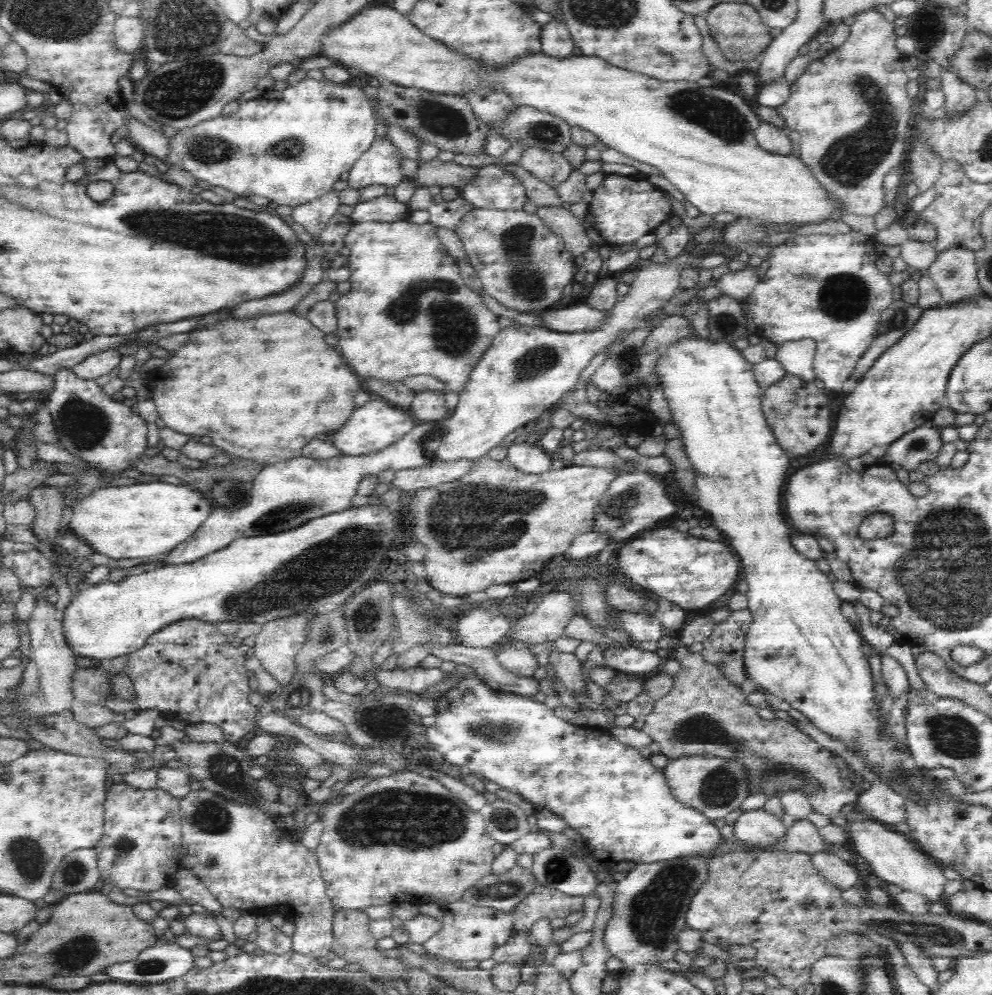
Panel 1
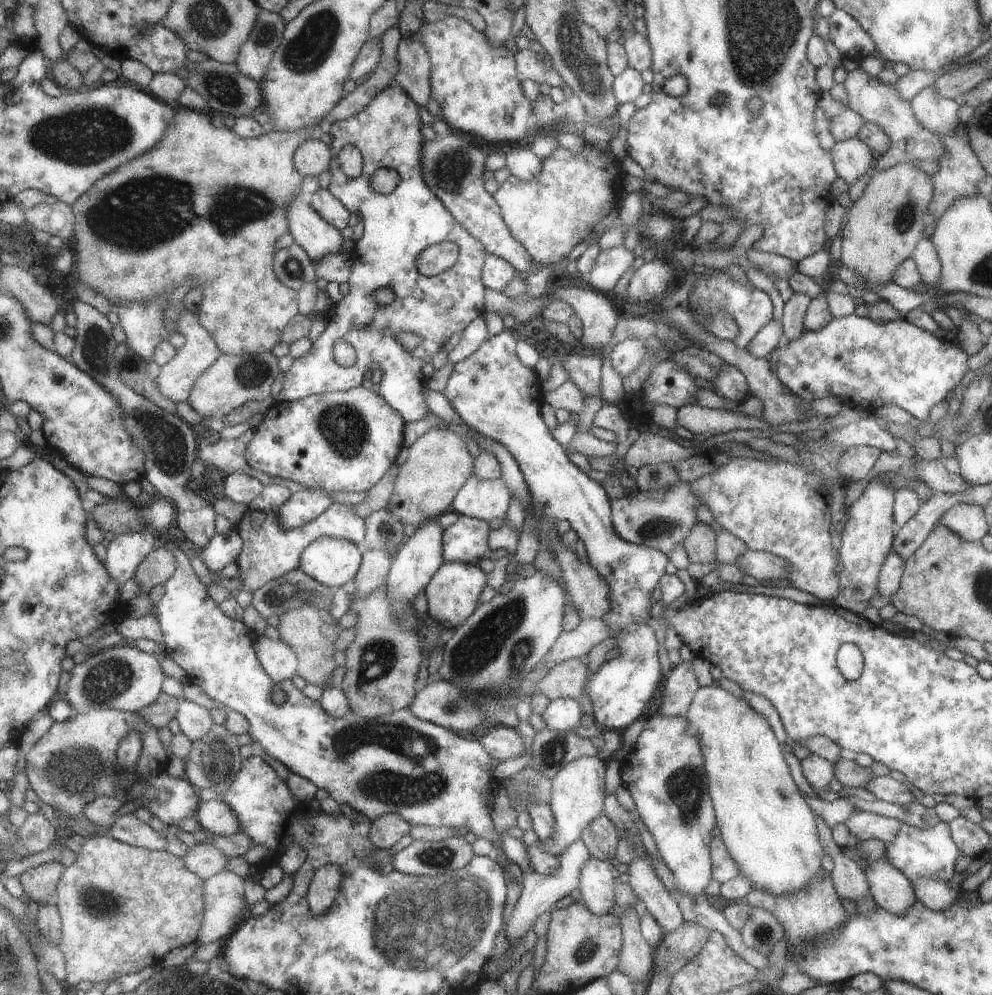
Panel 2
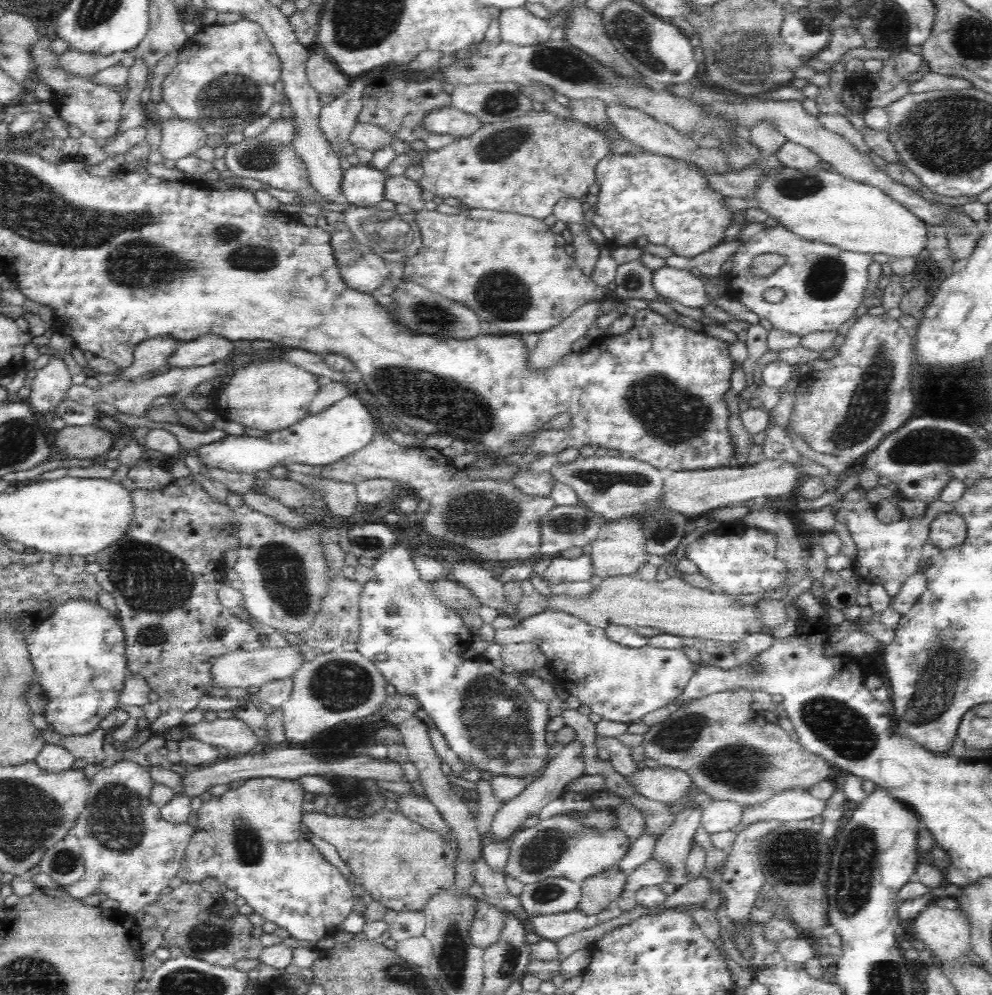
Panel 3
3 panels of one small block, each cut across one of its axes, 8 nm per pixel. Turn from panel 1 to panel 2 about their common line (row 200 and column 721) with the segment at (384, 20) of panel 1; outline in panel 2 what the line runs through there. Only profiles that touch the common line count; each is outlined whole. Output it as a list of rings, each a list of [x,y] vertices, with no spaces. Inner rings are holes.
[[[711,685],[700,686],[695,691],[684,717],[699,741],[714,821],[720,830],[718,836],[731,860],[738,866],[738,874],[745,876],[752,888],[772,895],[788,895],[807,886],[820,871],[824,855],[816,818],[793,783],[779,744],[763,716],[754,712],[743,700]]]

